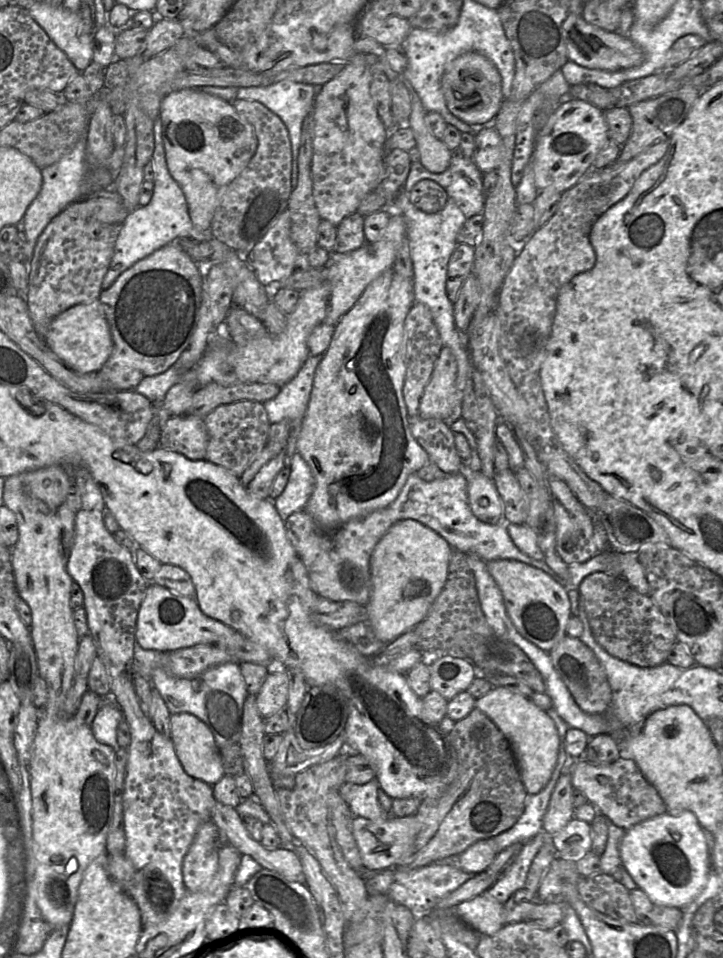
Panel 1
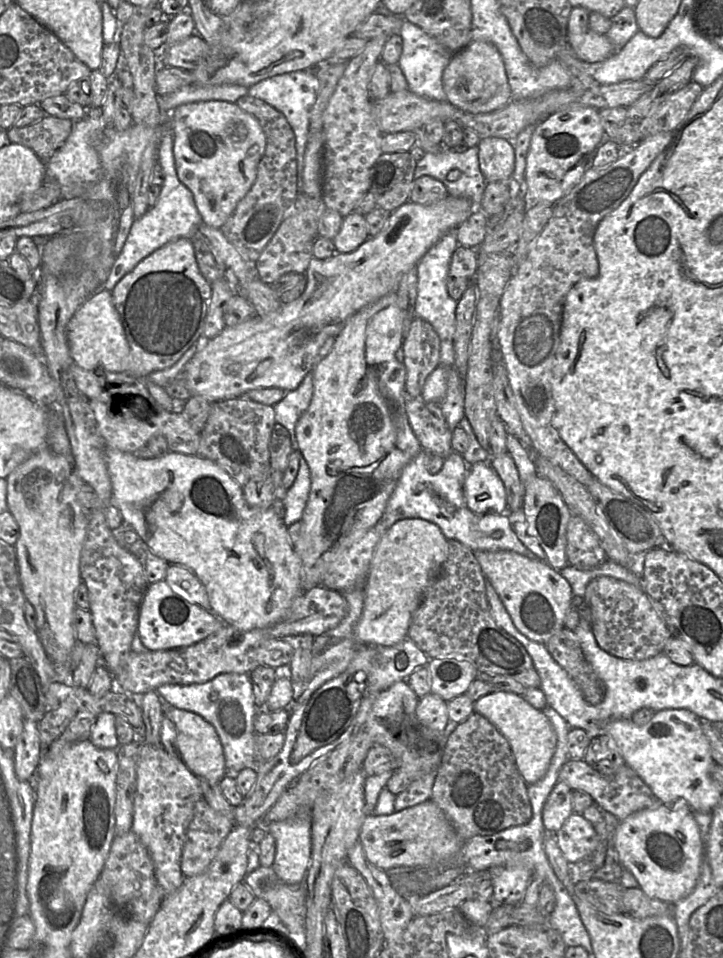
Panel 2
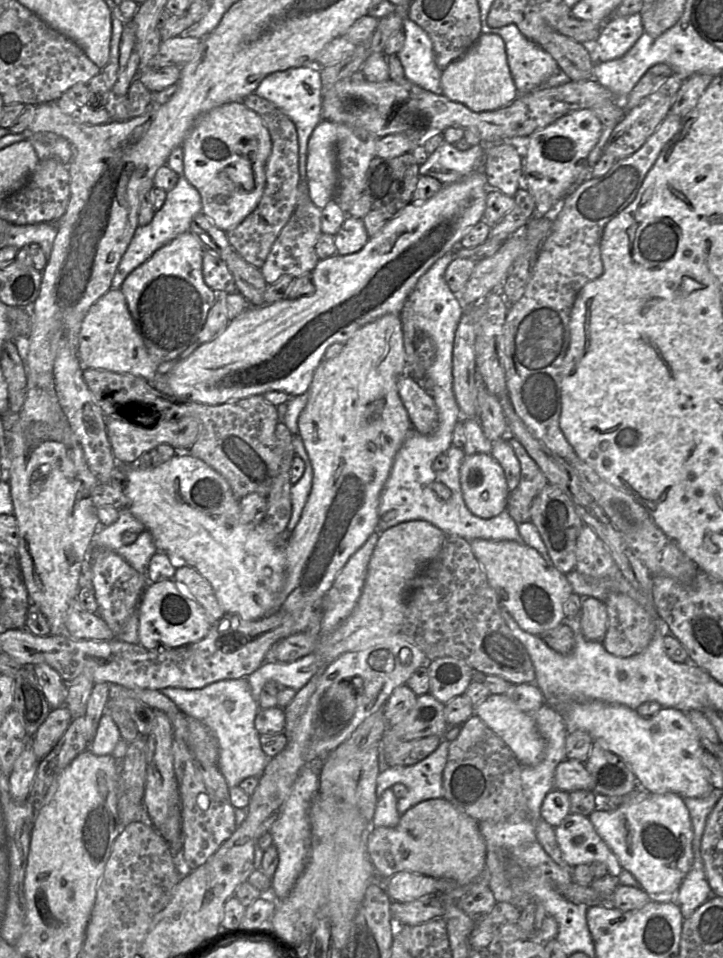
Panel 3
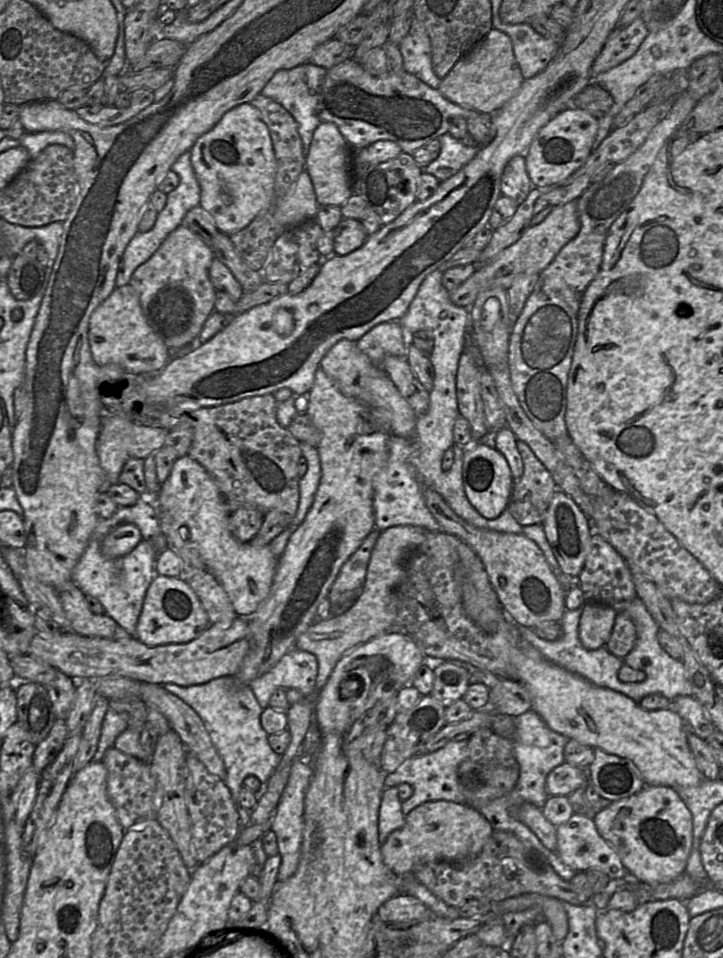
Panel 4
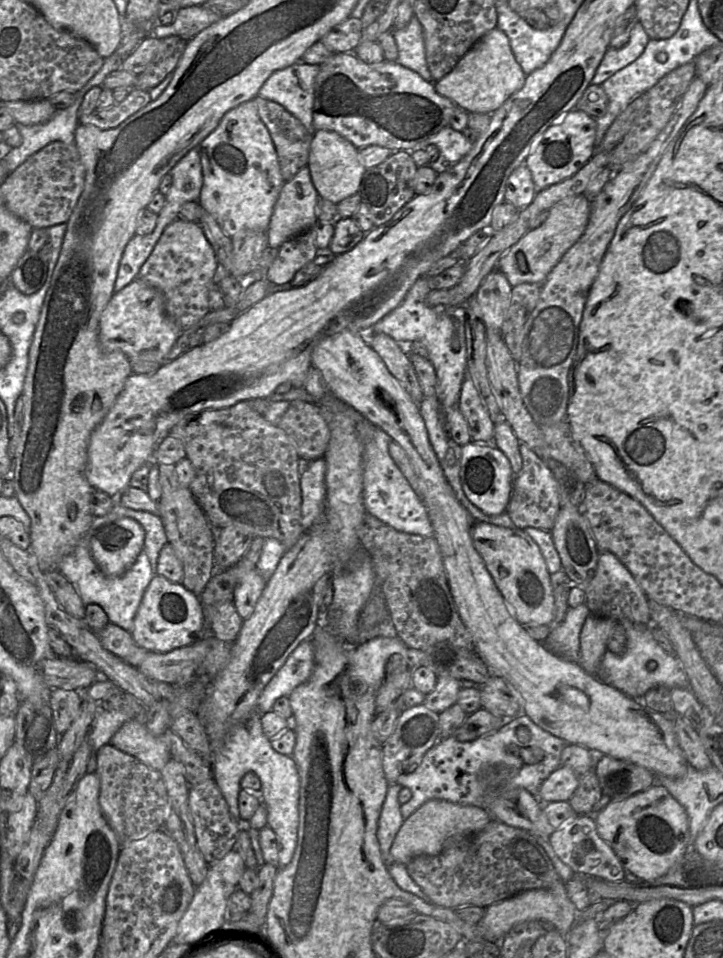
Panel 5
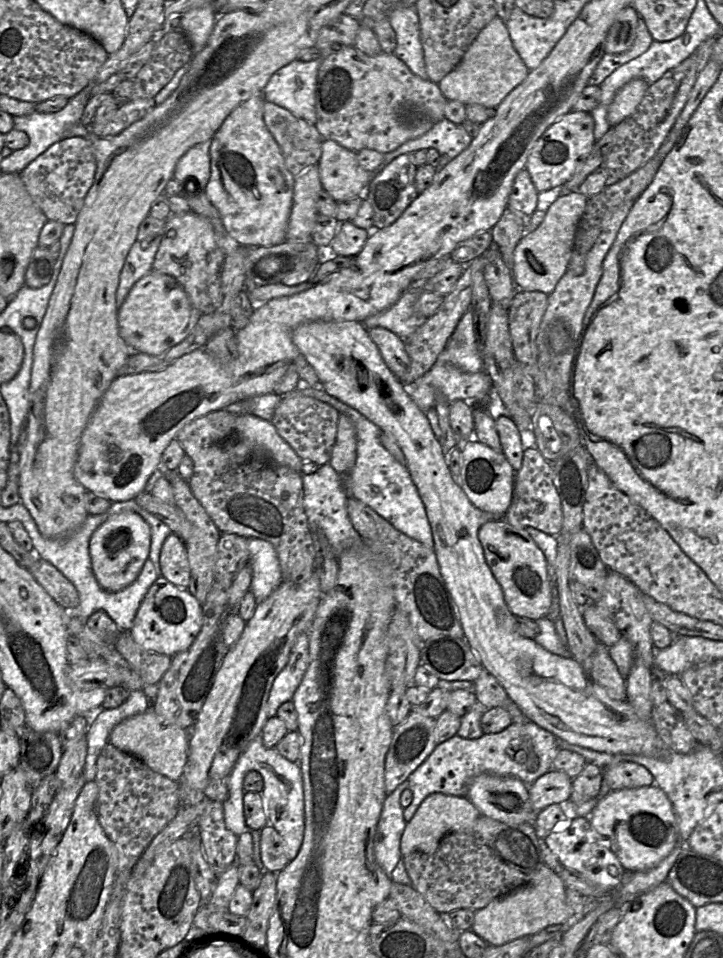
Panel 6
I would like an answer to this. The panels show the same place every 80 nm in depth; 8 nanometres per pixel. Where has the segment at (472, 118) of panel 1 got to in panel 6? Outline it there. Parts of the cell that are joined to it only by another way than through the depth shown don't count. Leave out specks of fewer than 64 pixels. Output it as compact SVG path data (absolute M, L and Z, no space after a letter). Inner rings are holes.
M497 16L479 32L459 65L437 85L447 101L496 109L527 78L529 72L512 44L506 23Z

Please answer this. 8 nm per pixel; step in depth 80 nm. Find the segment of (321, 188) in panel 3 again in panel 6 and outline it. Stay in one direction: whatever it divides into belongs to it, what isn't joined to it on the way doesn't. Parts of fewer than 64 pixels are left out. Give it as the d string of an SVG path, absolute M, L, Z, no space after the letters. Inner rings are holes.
M326 139L317 166L322 188L336 202L362 195L372 175L359 165L356 152Z

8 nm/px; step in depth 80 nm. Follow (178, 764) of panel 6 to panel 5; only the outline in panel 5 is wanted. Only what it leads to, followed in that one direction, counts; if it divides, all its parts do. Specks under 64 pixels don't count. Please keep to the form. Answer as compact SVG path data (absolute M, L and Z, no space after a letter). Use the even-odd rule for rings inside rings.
M137 720L125 723L113 735L110 744L156 771L160 771L172 758L164 738L153 736L145 724Z

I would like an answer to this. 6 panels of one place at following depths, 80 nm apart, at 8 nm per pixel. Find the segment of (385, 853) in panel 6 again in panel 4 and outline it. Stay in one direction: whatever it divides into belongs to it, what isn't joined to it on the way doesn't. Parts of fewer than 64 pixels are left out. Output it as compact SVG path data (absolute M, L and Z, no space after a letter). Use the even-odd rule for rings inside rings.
M384 780L385 789L382 794L378 816L378 841L382 845L388 836L395 830L401 828L405 822L405 815L402 812L402 801L399 798L398 786L387 787Z

